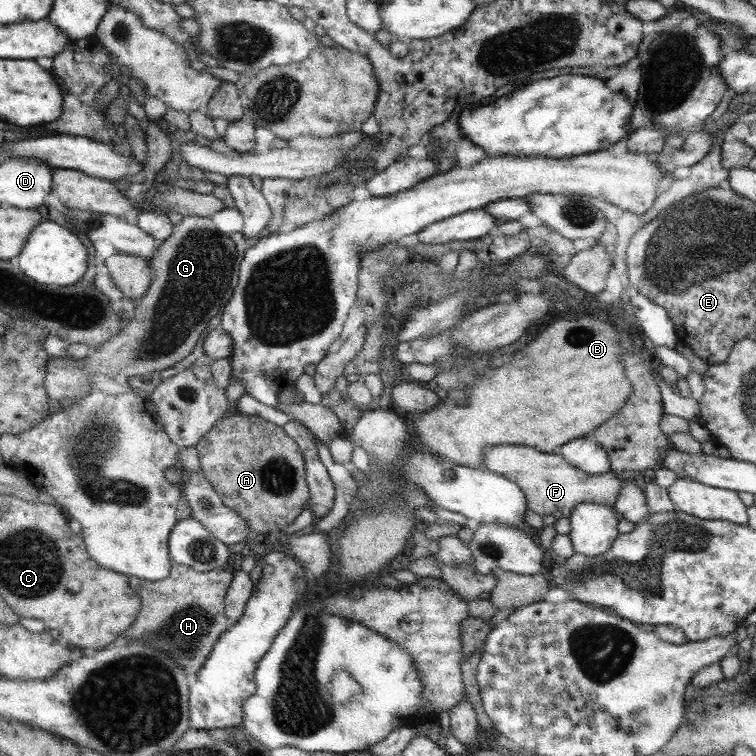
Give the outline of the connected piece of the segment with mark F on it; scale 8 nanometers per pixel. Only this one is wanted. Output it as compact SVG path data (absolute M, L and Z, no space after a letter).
M502 444L484 448L484 468L518 484L526 493L528 509L540 516L551 514L556 519L570 518L574 508L584 502L614 507L625 484L624 480L616 477L614 471L604 475L587 474L564 459L558 451L548 454L528 446Z

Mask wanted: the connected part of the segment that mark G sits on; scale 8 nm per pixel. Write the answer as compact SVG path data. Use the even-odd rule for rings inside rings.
M184 217L180 223L173 225L172 234L160 243L154 256L149 259L149 263L155 269L155 279L152 281L151 290L137 302L132 322L120 328L116 337L110 338L82 360L74 360L68 356L49 359L46 389L53 406L70 407L90 394L90 390L95 386L92 377L96 373L103 373L122 385L134 376L144 376L154 371L161 372L172 368L177 362L192 354L199 345L198 340L202 338L204 330L208 328L208 322L226 306L224 294L230 286L230 278L234 272L236 247L228 235L212 226L211 218Z

